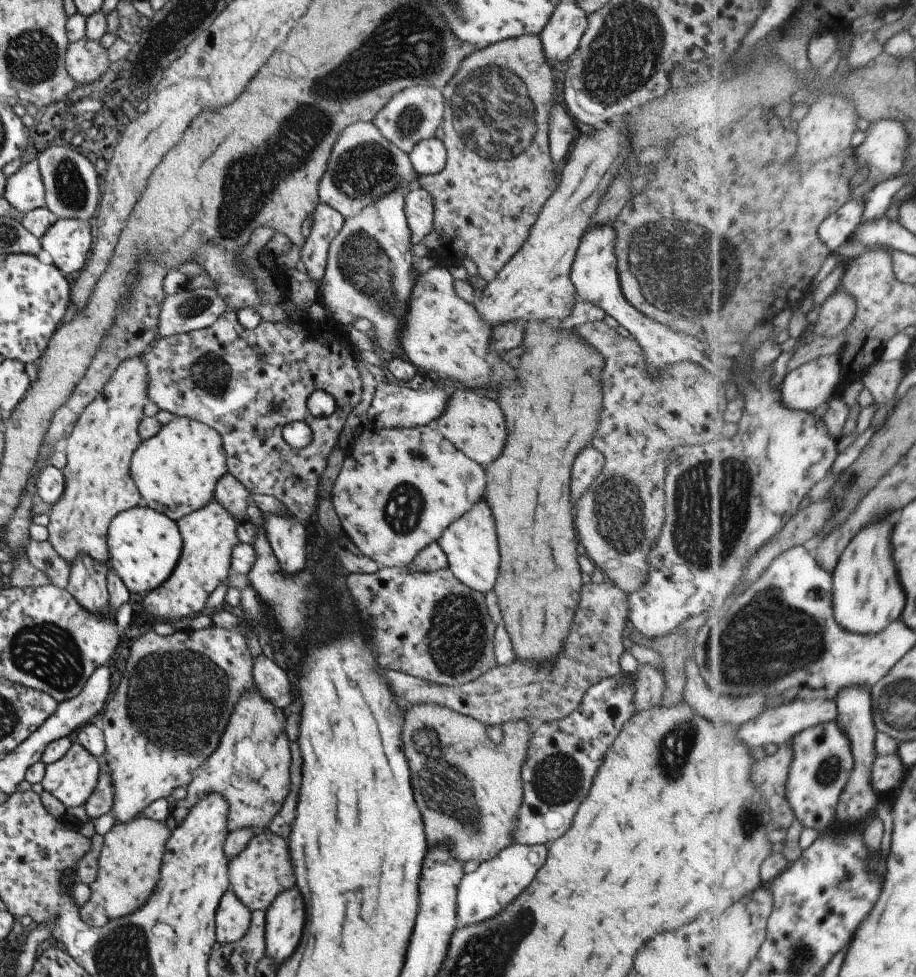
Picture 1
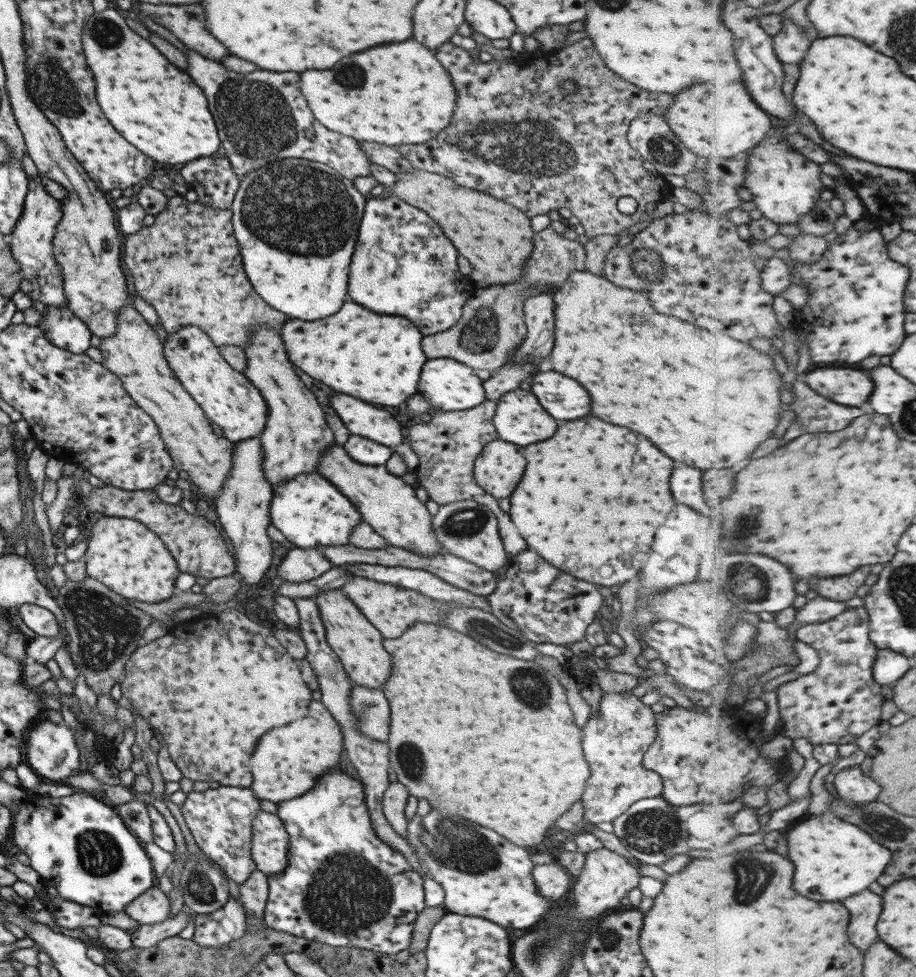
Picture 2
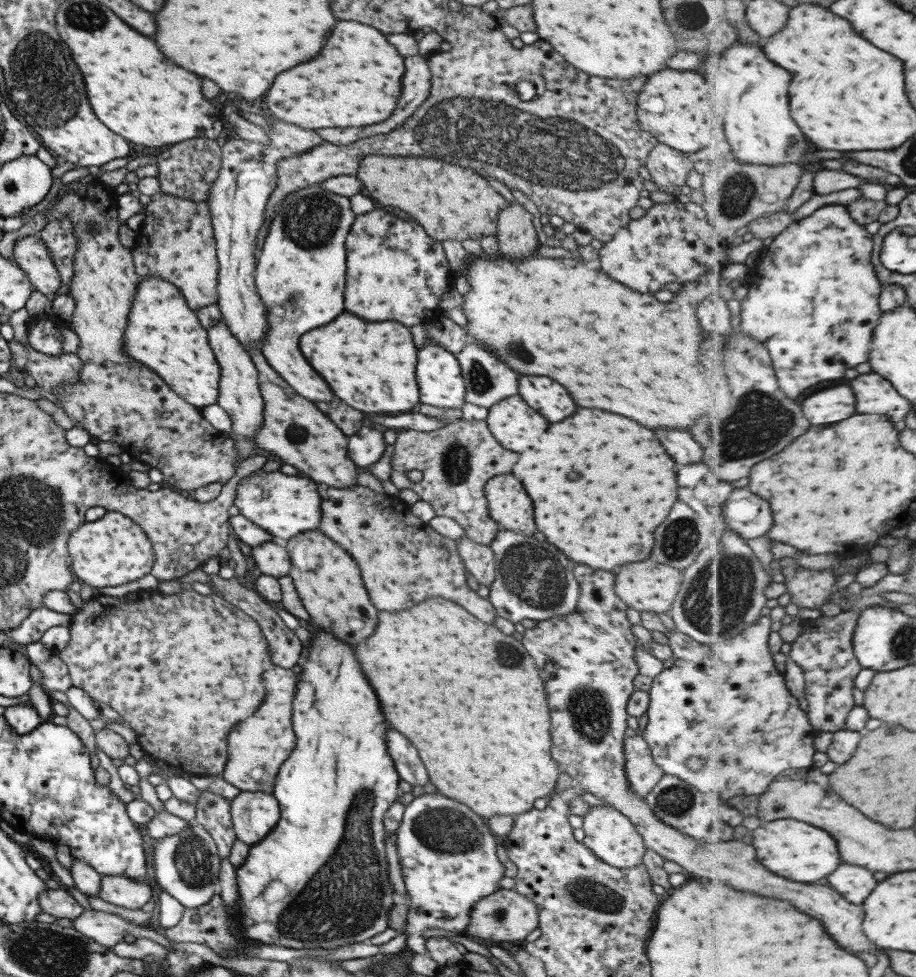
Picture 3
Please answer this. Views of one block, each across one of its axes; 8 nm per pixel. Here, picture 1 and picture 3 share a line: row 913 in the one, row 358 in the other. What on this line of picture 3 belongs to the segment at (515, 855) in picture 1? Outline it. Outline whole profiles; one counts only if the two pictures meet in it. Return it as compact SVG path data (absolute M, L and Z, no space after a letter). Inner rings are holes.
M480 341L467 342L464 348L456 354L456 357L466 389L464 402L478 404L478 406L488 409L500 400L504 400L506 396L518 394L518 374L512 372L494 352L490 352L484 343L480 343Z

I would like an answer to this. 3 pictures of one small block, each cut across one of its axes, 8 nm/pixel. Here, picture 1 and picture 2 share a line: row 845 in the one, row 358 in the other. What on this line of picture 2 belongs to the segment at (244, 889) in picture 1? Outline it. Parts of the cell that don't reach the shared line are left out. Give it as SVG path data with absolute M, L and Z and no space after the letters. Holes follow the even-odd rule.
M272 326L254 328L250 342L244 346L248 368L242 373L256 385L268 403L266 426L258 438L262 442L262 470L274 491L274 488L296 478L298 474L318 472L320 458L334 444L334 434L328 428L324 412L314 394L300 382L294 366L288 362L280 332L274 332L270 328Z

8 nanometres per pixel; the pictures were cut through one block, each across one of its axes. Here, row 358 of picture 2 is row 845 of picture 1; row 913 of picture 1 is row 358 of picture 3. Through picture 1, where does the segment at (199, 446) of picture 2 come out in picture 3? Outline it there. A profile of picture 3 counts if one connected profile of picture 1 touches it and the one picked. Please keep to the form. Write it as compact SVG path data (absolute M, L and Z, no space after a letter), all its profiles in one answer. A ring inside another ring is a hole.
M97 180L84 185L73 182L65 187L68 191L58 196L51 208L48 206L46 215L48 221L68 217L74 225L74 235L80 241L80 246L76 248L78 252L74 254L74 276L65 292L76 301L69 327L78 335L80 346L77 355L83 363L78 382L68 382L68 386L56 394L57 399L68 416L80 422L92 437L104 442L116 442L123 450L130 452L134 461L158 468L164 475L164 481L174 487L191 491L214 482L228 482L242 462L235 439L216 431L197 406L178 396L160 375L124 351L124 332L141 276L136 274L132 249L124 247L119 240L120 220L115 188Z

